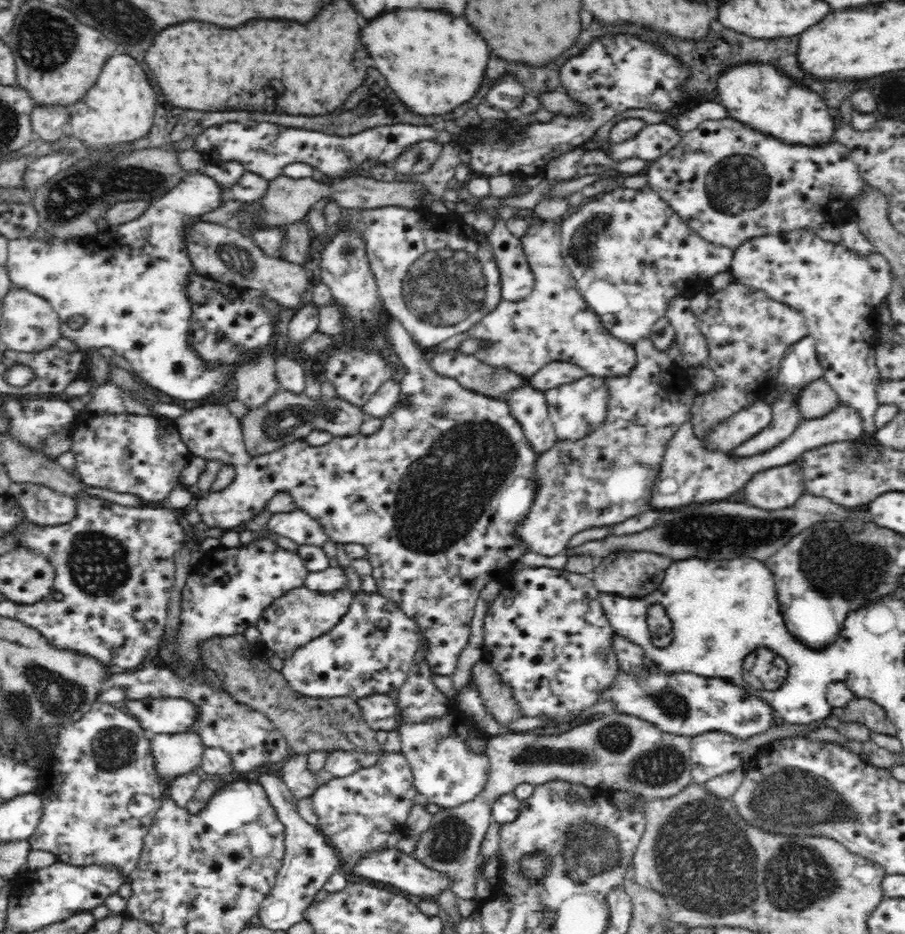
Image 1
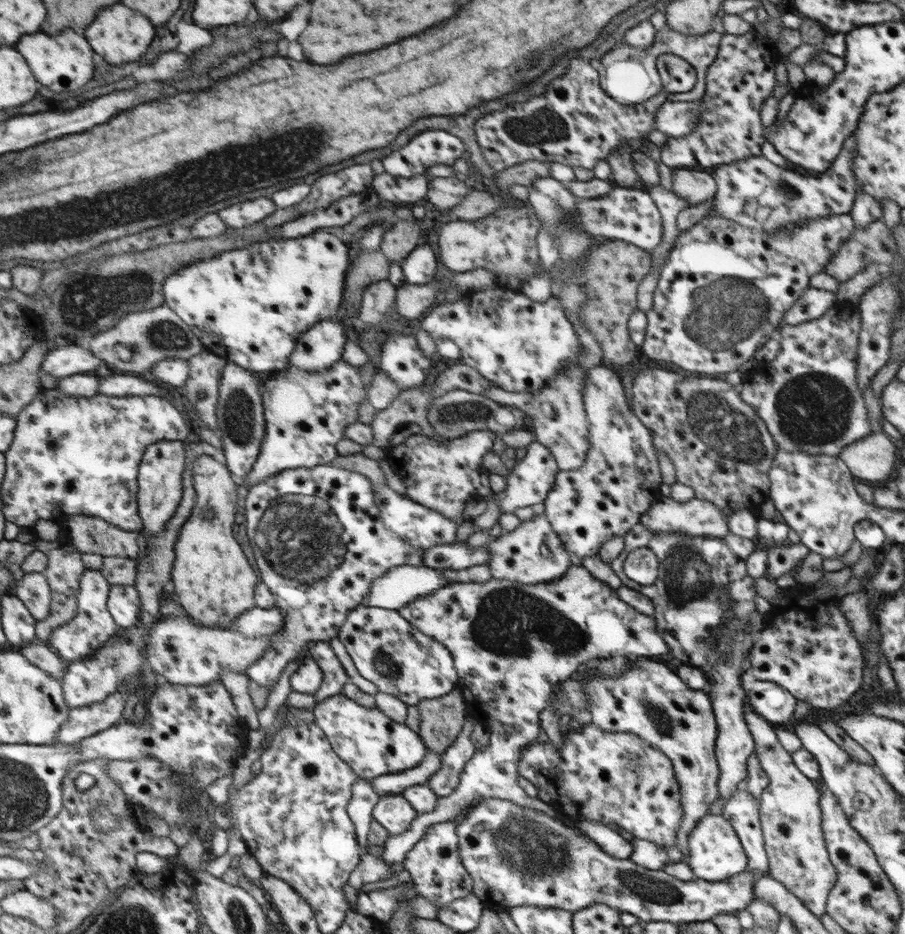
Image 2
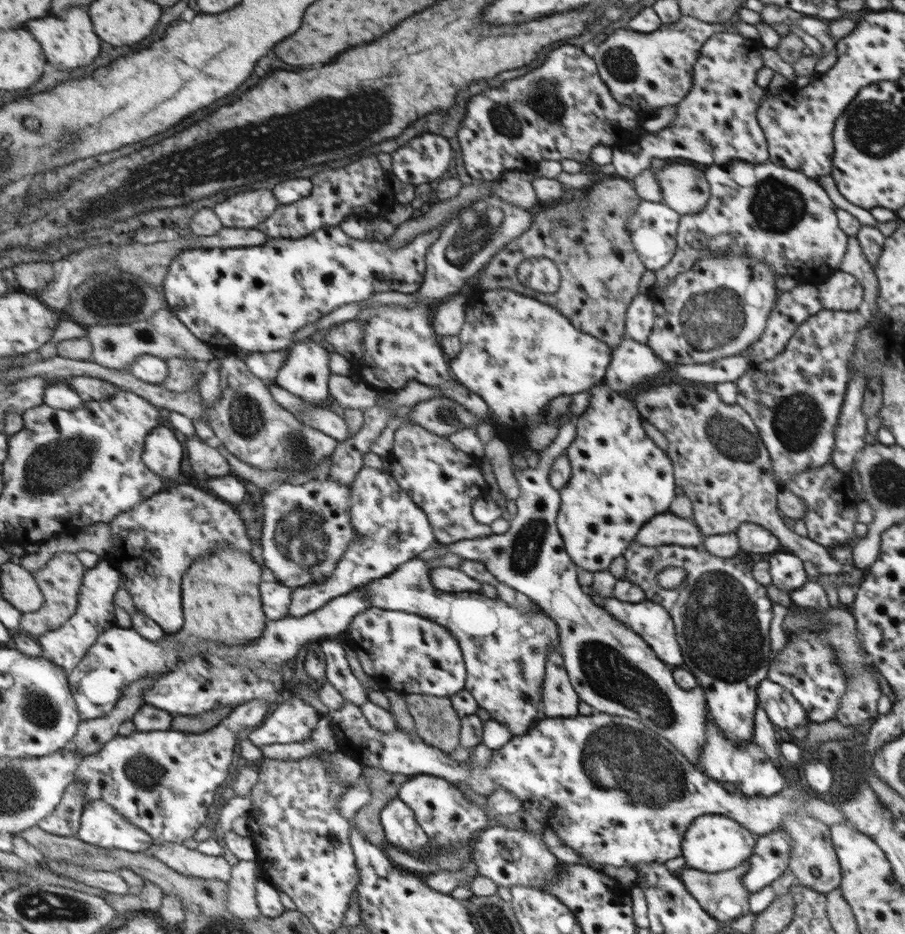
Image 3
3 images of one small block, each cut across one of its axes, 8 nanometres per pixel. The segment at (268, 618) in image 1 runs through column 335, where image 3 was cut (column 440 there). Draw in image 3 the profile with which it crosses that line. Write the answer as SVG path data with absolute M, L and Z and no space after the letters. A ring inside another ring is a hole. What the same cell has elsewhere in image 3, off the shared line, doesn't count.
M419 558L414 559L403 563L400 568L394 570L394 573L391 573L381 580L376 580L370 582L369 586L360 586L363 590L363 596L367 596L368 601L370 601L370 606L374 608L380 608L382 610L396 610L399 612L405 611L406 613L422 615L426 619L433 620L434 623L441 624L442 627L445 627L445 630L453 632L456 636L458 642L461 644L462 651L464 652L465 666L468 670L468 682L466 683L465 690L470 692L470 695L476 700L480 708L484 708L490 713L490 718L496 722L500 722L502 726L506 726L510 730L510 734L513 736L522 736L526 734L530 729L533 728L534 724L539 721L538 714L540 714L540 684L542 684L542 678L544 678L544 668L546 666L546 660L548 660L548 654L550 654L550 648L559 648L560 646L560 631L558 629L557 623L549 618L541 609L538 607L537 612L521 612L519 608L515 608L506 602L504 598L487 598L486 594L480 593L450 593L449 591L437 590L433 586L432 575L429 574L431 567Z

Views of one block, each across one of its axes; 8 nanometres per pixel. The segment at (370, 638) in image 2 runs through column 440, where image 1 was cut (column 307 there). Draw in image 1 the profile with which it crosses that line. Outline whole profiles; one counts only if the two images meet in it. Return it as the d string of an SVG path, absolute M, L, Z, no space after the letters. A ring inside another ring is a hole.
M354 592L347 614L326 634L296 647L282 659L279 671L295 692L312 698L387 695L406 683L410 666L421 653L424 633L416 620L384 596Z

